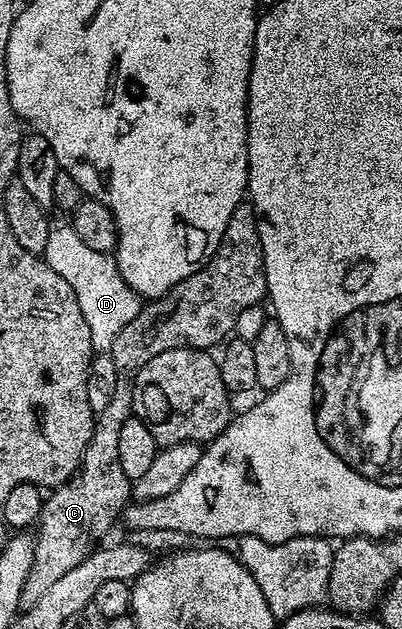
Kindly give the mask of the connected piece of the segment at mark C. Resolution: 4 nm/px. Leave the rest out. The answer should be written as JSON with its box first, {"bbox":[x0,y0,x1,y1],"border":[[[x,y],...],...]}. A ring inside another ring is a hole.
{"bbox":[22,202,266,609],"border":[[[242,202],[235,206],[235,214],[231,214],[231,222],[227,222],[227,230],[212,258],[167,294],[150,299],[119,330],[111,353],[117,371],[115,395],[103,411],[96,413],[91,442],[87,442],[77,475],[45,496],[41,518],[35,525],[37,536],[33,540],[31,570],[22,590],[22,609],[35,606],[58,578],[63,578],[67,570],[75,570],[83,558],[92,554],[131,503],[131,482],[119,463],[119,434],[123,422],[131,419],[133,380],[137,371],[167,350],[216,349],[232,333],[239,313],[247,310],[247,306],[261,304],[266,296],[265,259],[257,215],[252,203]]]}

